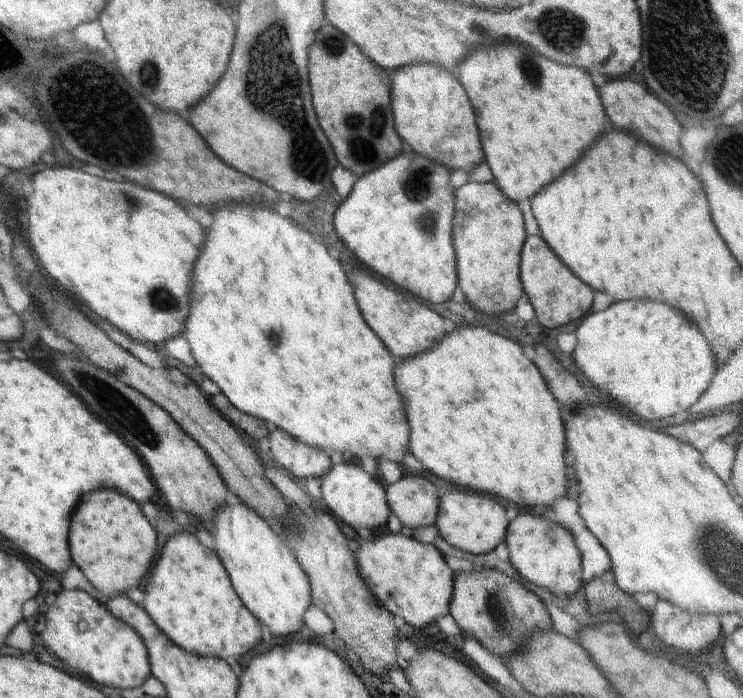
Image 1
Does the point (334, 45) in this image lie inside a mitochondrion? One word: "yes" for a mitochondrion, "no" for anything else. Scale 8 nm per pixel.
yes

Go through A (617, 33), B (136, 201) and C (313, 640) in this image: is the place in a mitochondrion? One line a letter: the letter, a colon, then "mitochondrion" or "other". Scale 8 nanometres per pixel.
A: other
B: mitochondrion
C: other

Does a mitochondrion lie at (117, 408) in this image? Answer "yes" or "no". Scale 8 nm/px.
yes

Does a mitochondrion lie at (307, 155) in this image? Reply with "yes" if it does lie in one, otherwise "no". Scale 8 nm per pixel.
yes

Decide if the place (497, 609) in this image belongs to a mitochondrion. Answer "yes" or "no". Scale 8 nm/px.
yes

